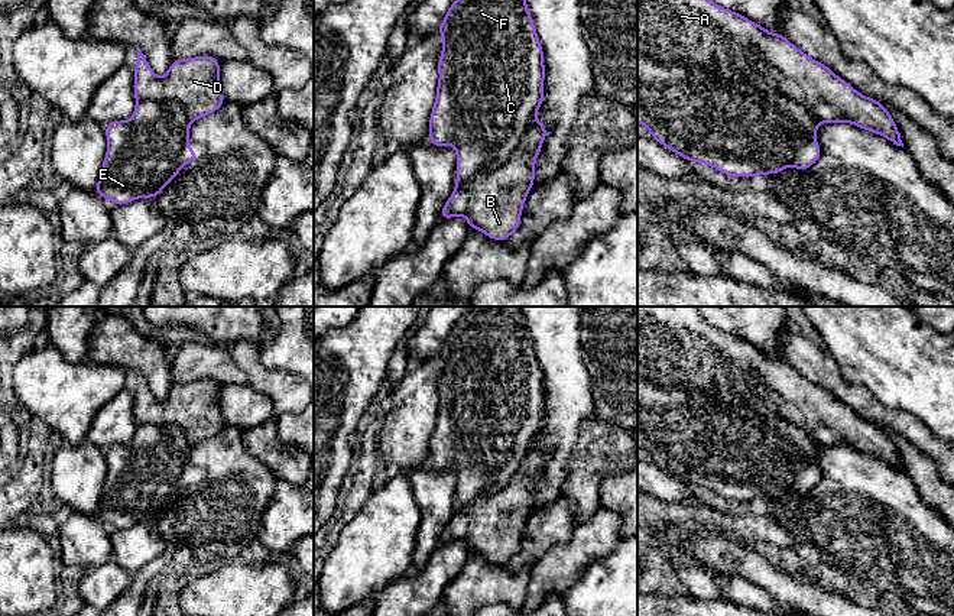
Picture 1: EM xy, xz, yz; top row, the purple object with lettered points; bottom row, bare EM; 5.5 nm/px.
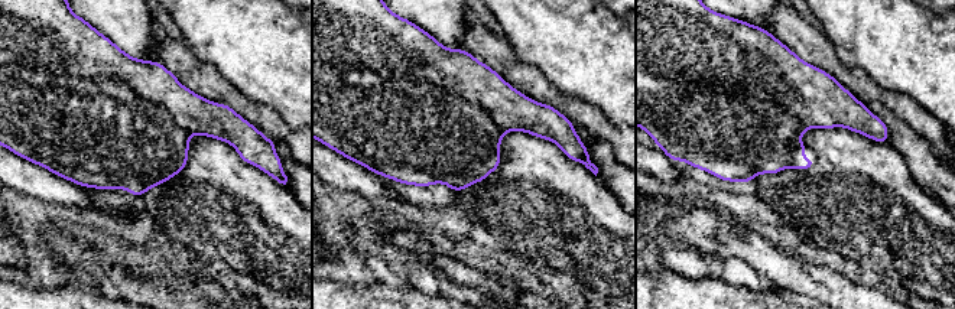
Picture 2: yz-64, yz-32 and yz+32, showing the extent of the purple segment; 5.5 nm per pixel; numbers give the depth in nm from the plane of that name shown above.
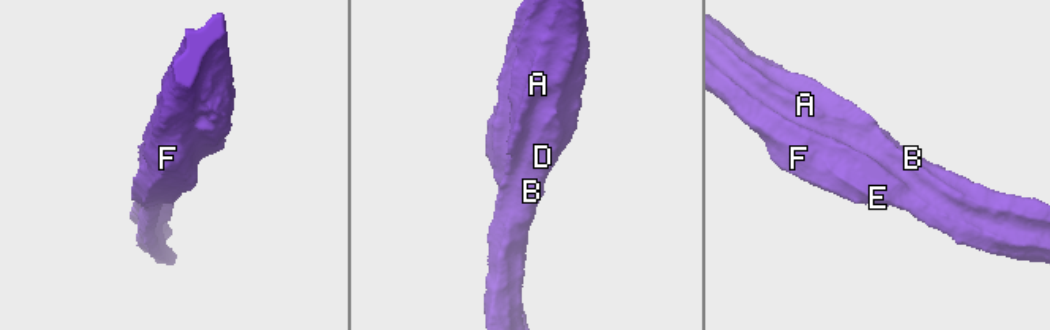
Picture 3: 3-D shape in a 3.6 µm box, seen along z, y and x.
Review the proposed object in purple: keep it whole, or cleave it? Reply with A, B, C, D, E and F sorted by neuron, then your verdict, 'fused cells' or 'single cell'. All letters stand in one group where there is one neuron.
A B D / C E F | fused cells

